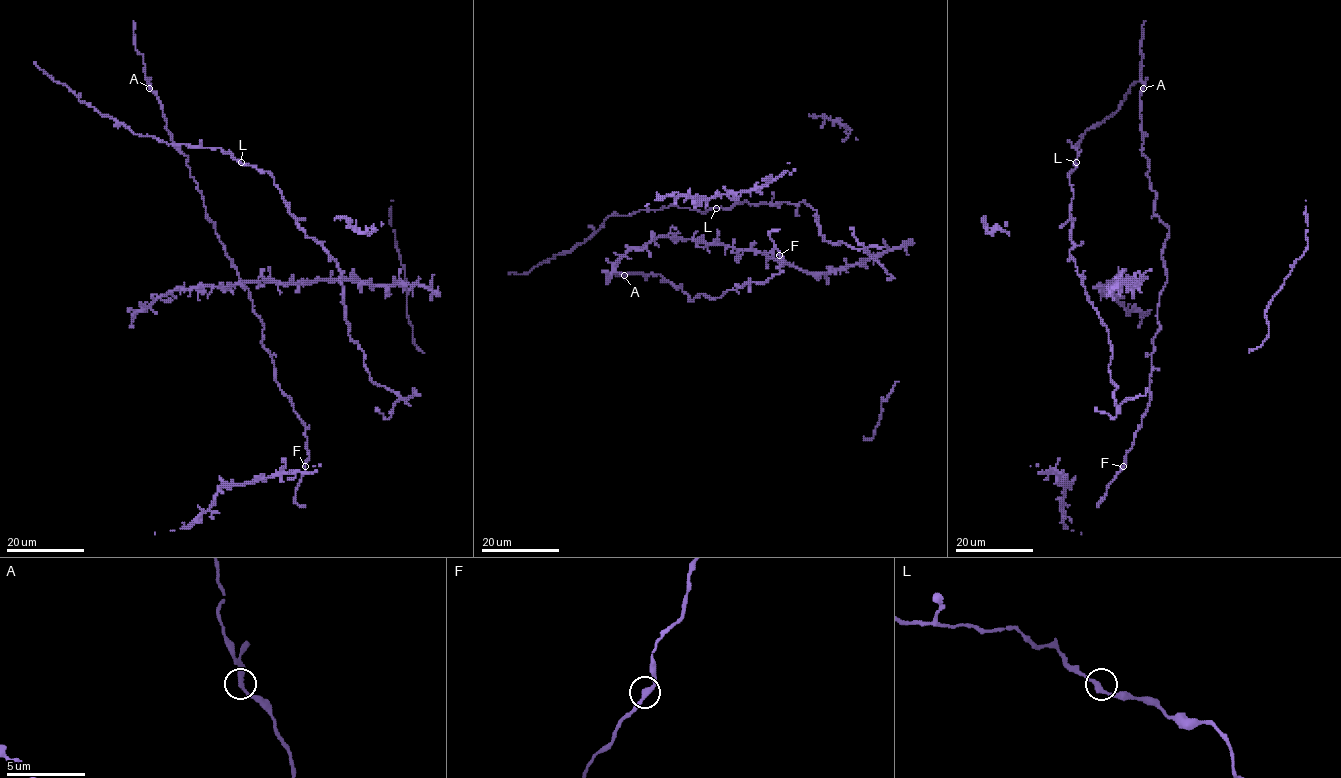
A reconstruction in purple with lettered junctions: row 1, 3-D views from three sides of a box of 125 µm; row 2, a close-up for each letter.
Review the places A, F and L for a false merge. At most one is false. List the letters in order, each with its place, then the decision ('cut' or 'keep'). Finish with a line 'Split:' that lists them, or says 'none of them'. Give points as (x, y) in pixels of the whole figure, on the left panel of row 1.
A: place (149, 88); keep
F: place (305, 466); keep
L: place (241, 162); keep
Split: none of them

